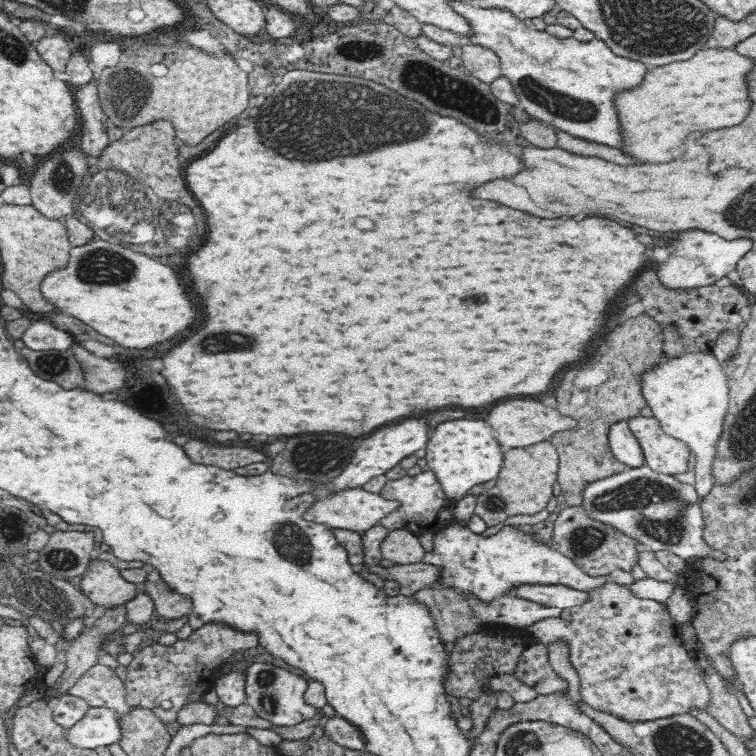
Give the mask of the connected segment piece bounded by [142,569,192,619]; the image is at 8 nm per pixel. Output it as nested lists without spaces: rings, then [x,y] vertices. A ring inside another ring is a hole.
[[[156,569],[147,574],[142,589],[152,599],[156,612],[166,619],[179,619],[191,612],[192,600],[168,587]]]

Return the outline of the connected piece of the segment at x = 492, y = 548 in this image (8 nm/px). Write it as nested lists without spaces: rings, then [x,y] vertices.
[[[453,523],[433,537],[433,549],[425,552],[422,560],[443,568],[443,579],[439,586],[452,587],[457,592],[473,594],[481,600],[494,600],[496,596],[520,584],[563,584],[576,590],[588,591],[609,578],[590,577],[577,564],[553,547],[542,544],[516,527],[505,526],[492,536],[478,535],[468,526]]]

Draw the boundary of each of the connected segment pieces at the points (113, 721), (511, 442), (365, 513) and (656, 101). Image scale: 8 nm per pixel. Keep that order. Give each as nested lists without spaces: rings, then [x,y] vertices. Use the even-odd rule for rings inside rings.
[[[90,707],[82,720],[66,729],[68,743],[80,749],[119,744],[122,733],[119,714],[104,707]]]
[[[524,398],[524,400],[508,400],[498,406],[494,406],[488,414],[488,424],[498,432],[498,440],[506,448],[531,447],[542,441],[550,440],[552,435],[564,430],[570,430],[577,425],[577,420],[572,420],[568,416],[562,416],[556,408],[544,406],[542,402]]]
[[[320,487],[317,490],[317,496],[319,499],[315,505],[308,509],[303,516],[306,520],[317,526],[327,525],[332,529],[351,530],[359,533],[381,524],[382,519],[391,515],[391,512],[399,509],[401,505],[399,500],[390,500],[382,494],[368,492],[364,488],[350,489],[330,495],[324,487]]]
[[[703,48],[688,60],[673,62],[648,72],[644,86],[618,94],[620,124],[624,128],[624,152],[642,162],[670,162],[684,154],[684,138],[690,132],[718,130],[740,124],[753,102],[751,101],[748,77],[755,67],[755,60],[735,51],[734,48]]]

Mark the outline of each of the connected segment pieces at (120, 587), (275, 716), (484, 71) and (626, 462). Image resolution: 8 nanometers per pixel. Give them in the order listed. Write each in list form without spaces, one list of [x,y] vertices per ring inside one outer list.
[[[97,556],[81,576],[80,588],[94,604],[107,610],[125,605],[135,599],[139,591],[138,586],[128,582],[113,564]]]
[[[250,663],[243,669],[245,676],[246,703],[263,719],[269,720],[277,726],[296,726],[316,715],[316,708],[306,704],[304,693],[307,681],[299,675],[272,663]]]
[[[462,44],[463,66],[478,80],[490,84],[503,76],[500,57],[481,44]]]
[[[620,421],[609,430],[609,445],[613,456],[626,468],[640,468],[646,465],[645,456],[638,439],[626,421]]]

